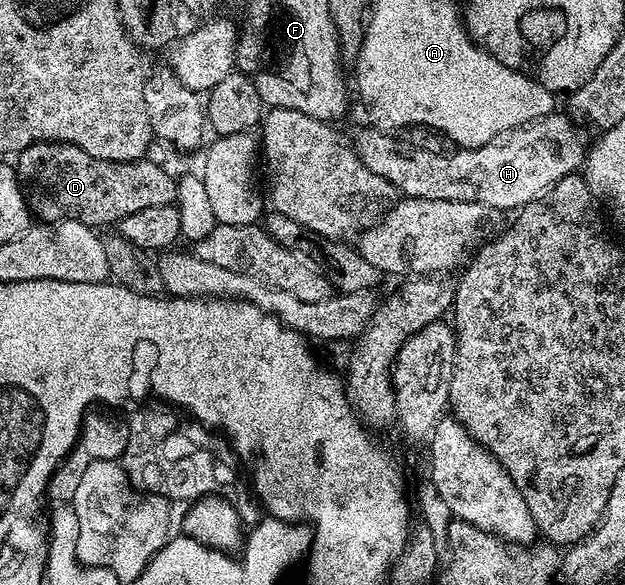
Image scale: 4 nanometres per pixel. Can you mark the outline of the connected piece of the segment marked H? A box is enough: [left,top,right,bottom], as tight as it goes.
[355,113,586,211]

